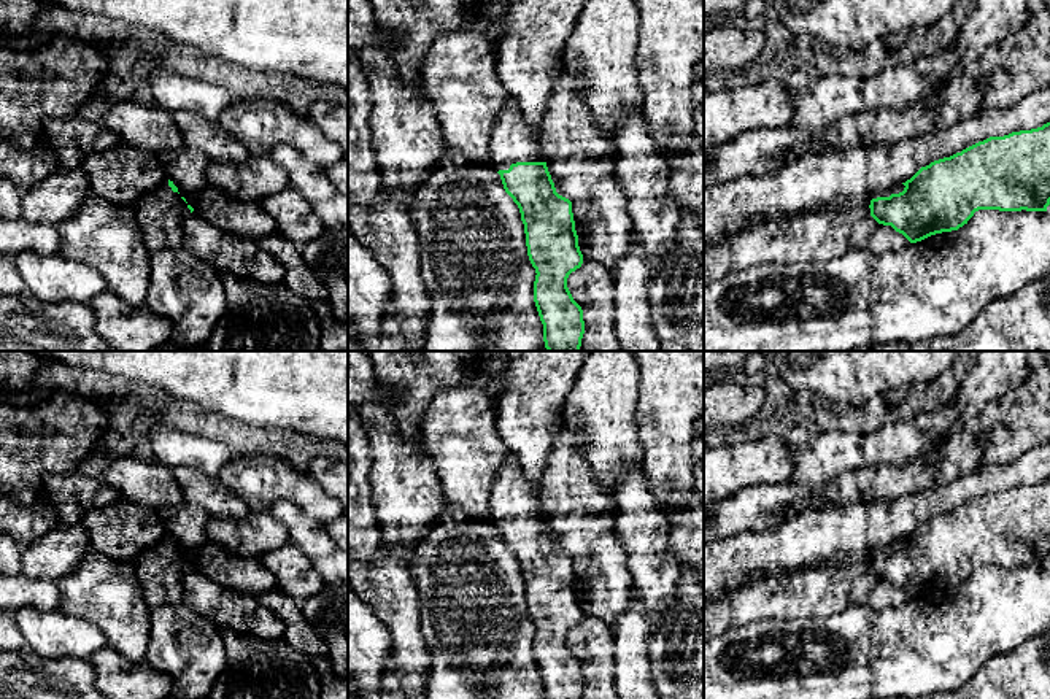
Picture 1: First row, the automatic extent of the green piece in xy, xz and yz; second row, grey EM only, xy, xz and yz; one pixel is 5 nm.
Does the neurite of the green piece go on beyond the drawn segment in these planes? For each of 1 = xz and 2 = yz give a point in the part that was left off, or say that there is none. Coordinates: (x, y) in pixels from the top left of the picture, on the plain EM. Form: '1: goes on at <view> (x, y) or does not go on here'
1: goes on at xz (512, 496)
2: goes on at yz (814, 593)

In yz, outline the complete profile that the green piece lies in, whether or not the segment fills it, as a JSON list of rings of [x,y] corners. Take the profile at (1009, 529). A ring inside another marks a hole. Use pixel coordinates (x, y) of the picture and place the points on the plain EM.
[[[1050,478],[1031,486],[990,492],[961,508],[921,523],[905,543],[869,561],[777,573],[724,597],[704,601],[704,642],[759,620],[826,618],[853,605],[853,583],[866,572],[891,581],[910,599],[958,586],[979,566],[1047,567],[1050,561]]]

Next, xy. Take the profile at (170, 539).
[[[165,535],[152,548],[143,550],[133,566],[151,610],[183,604],[181,578],[194,564],[180,551],[173,537]]]

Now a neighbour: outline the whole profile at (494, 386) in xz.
[[[505,370],[497,373],[484,375],[484,392],[491,397],[492,404],[497,407],[500,397],[505,394]]]

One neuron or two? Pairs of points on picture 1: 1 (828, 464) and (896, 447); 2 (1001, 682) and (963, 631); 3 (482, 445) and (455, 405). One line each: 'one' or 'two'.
1: one
2: two
3: one

